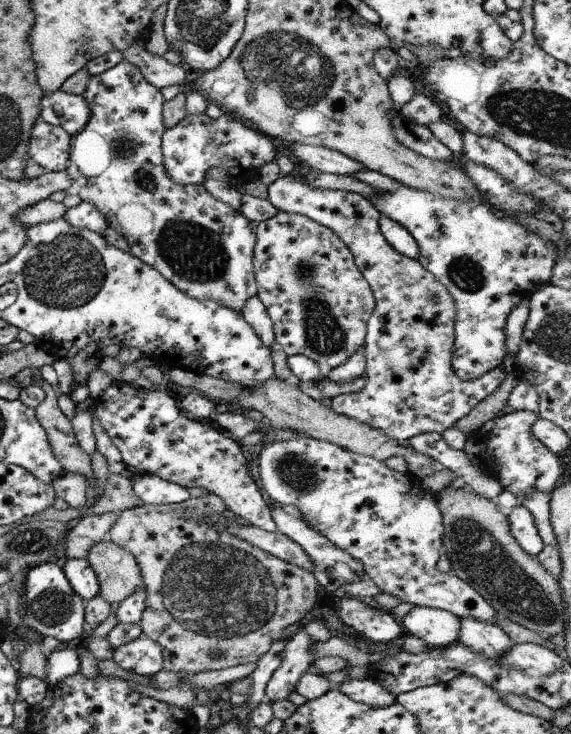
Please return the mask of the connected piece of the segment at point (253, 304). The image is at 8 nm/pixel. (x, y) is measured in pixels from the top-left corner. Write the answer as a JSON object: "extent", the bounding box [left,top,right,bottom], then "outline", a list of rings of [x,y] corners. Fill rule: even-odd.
{"extent":[242,297,276,350],"outline":[[[252,297],[242,307],[242,316],[255,334],[262,340],[264,346],[272,350],[276,344],[274,324],[264,304],[258,297]]]}

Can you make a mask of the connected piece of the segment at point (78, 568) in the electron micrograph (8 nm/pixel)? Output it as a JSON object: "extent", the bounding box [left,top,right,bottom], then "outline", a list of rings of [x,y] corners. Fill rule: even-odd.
{"extent":[63,559,99,602],"outline":[[[67,559],[63,572],[73,591],[85,602],[99,595],[98,578],[86,559]]]}

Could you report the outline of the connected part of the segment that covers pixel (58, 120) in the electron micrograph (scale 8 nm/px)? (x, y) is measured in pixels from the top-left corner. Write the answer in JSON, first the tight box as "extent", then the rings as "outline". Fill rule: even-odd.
{"extent":[40,90,90,134],"outline":[[[64,90],[43,94],[40,119],[64,128],[68,134],[79,134],[88,123],[90,108],[84,96],[68,94]]]}

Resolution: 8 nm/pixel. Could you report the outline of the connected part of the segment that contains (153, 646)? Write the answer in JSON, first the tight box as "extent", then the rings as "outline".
{"extent":[112,634,164,676],"outline":[[[142,634],[136,640],[112,650],[113,660],[120,668],[140,676],[155,676],[164,668],[162,648]]]}

